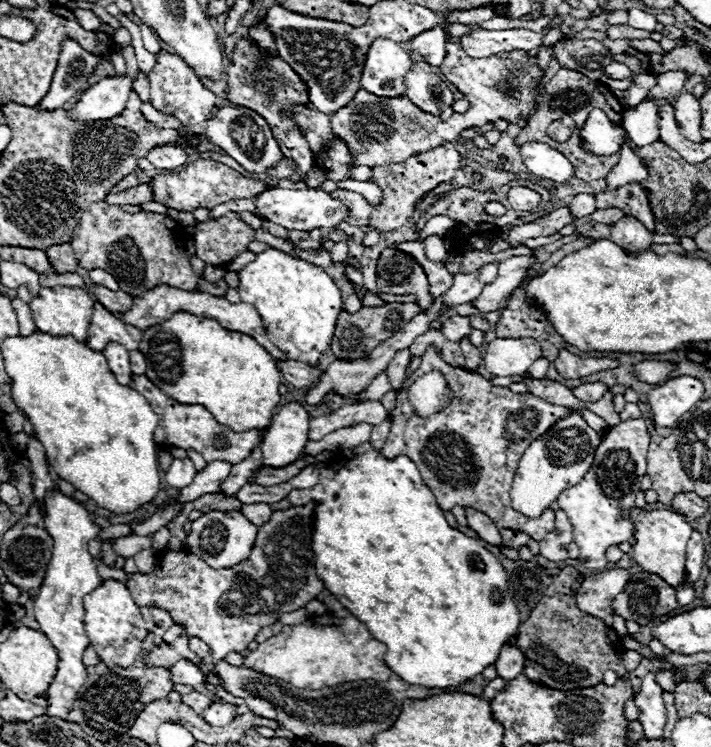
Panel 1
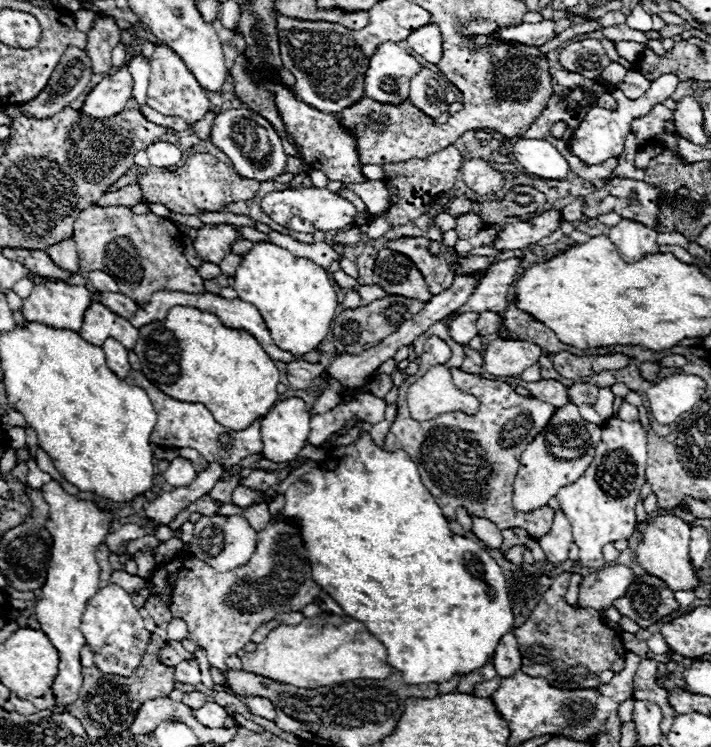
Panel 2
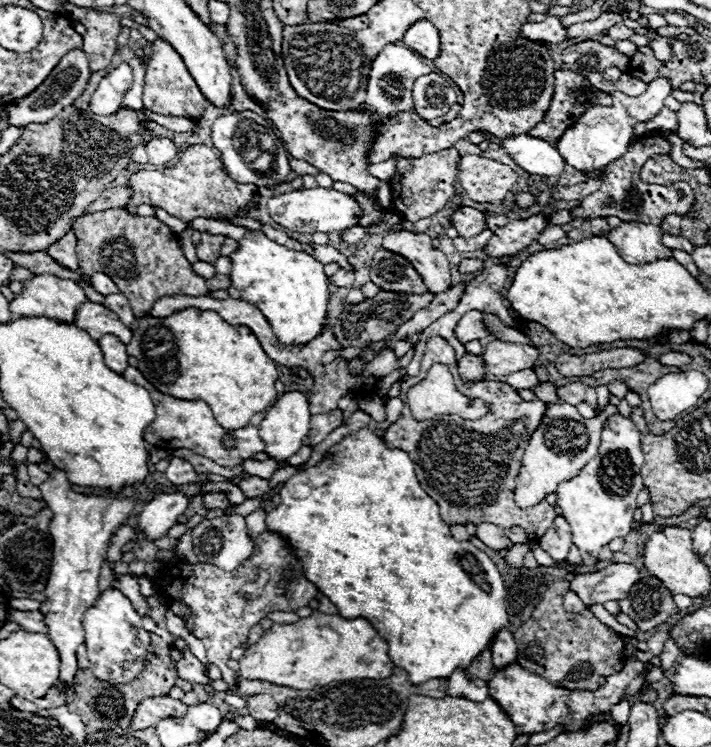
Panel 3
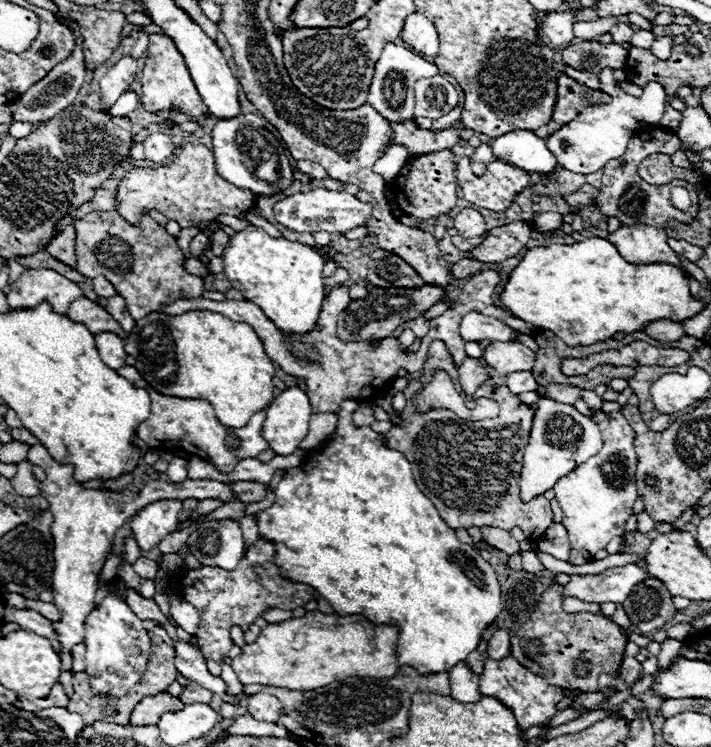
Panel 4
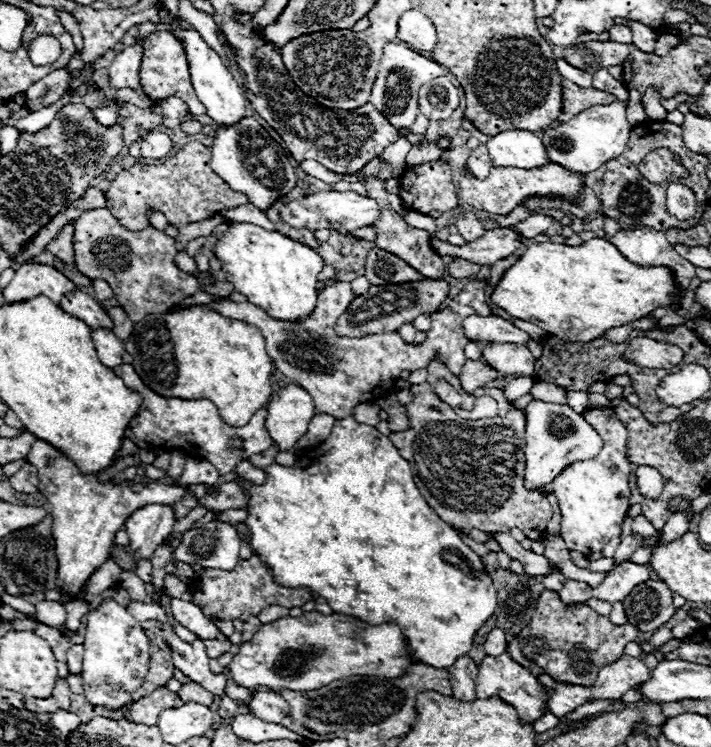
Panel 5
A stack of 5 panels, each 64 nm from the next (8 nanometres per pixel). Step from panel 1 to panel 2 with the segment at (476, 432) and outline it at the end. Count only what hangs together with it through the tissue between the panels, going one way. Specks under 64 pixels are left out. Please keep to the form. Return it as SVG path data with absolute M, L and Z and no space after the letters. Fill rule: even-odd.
M430 336L424 344L424 354L420 356L420 370L416 376L404 376L404 382L400 384L398 390L398 416L390 428L390 432L386 434L384 446L396 446L404 452L408 452L408 456L416 462L418 470L420 470L420 478L422 484L428 488L428 492L432 492L432 496L436 498L436 502L442 508L442 514L446 520L456 520L456 510L458 508L466 508L470 518L486 518L492 520L494 524L498 524L500 530L504 528L522 528L530 534L530 538L538 540L544 534L548 534L552 520L554 520L554 510L550 506L538 508L536 512L518 512L512 508L512 482L514 476L518 472L518 464L520 464L520 456L526 450L526 446L530 444L532 436L536 436L544 424L548 424L548 420L554 414L554 406L540 402L536 398L526 398L514 392L514 388L506 382L498 382L498 380L486 380L477 374L466 374L458 368L450 368L452 378L456 388L475 396L480 400L480 410L476 416L466 416L466 414L442 414L436 416L434 420L428 422L416 422L408 416L408 404L406 404L406 390L410 384L414 384L420 376L424 376L424 372L428 368L432 368L432 364L444 364L450 358L450 346L440 340L438 336ZM492 428L502 428L502 432L494 432Z

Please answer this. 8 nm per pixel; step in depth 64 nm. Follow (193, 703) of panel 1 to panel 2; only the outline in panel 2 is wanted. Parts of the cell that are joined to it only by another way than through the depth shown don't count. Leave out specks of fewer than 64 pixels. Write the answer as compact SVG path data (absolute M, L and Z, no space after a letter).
M194 690L194 692L190 692L190 694L184 694L182 702L188 704L190 708L200 708L200 706L204 706L204 704L208 702L208 696L202 694L202 692L198 692L198 690Z

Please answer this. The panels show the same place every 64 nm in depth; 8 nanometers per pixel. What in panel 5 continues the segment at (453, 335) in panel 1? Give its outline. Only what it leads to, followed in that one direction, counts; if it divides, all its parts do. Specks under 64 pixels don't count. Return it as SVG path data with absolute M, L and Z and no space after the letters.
M468 316L464 320L464 332L468 340L526 344L530 336L500 316Z

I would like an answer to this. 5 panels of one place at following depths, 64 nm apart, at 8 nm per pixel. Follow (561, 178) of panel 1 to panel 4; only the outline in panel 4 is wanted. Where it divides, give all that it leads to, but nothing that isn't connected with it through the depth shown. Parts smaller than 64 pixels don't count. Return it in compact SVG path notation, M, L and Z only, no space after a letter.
M514 130L498 136L492 140L490 148L496 160L528 172L552 172L558 166L544 140L530 130Z

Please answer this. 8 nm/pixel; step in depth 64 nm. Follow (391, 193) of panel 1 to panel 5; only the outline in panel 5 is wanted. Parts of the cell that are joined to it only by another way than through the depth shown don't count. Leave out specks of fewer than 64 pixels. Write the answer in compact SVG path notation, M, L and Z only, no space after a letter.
M426 162L406 168L400 176L400 198L406 210L428 214L430 210L448 212L456 208L458 194L448 164Z

